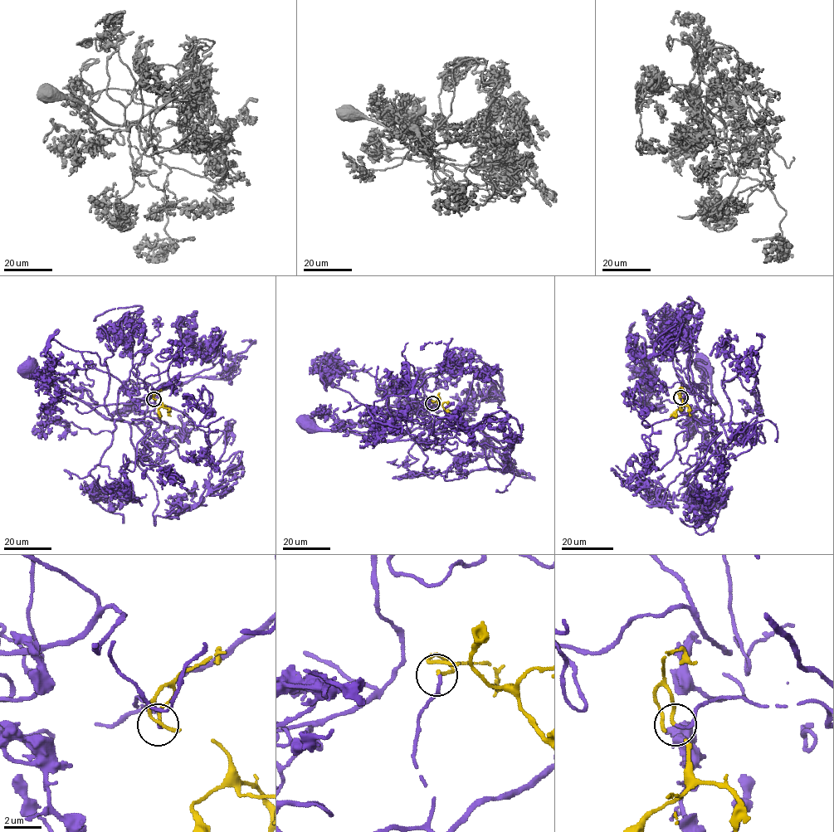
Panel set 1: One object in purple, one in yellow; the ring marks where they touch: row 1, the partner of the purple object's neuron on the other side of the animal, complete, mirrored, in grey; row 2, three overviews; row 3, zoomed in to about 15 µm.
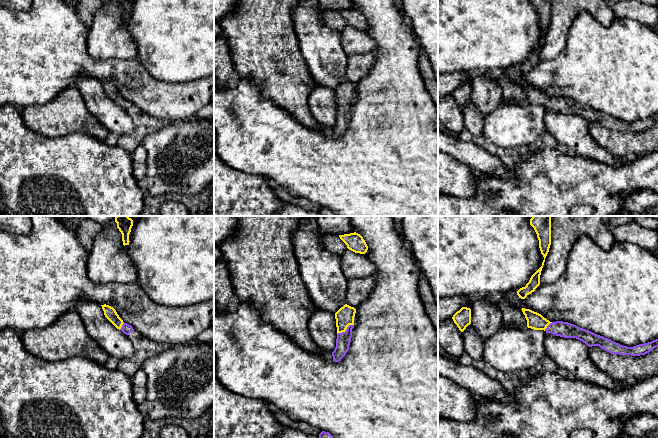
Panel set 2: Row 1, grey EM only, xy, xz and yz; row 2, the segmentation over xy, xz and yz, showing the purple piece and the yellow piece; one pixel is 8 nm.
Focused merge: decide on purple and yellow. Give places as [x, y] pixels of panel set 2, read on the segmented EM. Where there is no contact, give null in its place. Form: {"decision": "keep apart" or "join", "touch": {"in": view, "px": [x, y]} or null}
{"decision": "join", "touch": {"in": "xz", "px": [346, 330]}}

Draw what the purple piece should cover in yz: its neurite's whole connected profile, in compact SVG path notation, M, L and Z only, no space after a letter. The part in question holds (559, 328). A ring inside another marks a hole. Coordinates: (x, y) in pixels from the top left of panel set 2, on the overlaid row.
M522 308L521 310L527 320L528 328L544 330L546 333L551 333L564 338L576 338L589 347L599 346L611 354L640 356L645 355L658 347L658 339L633 347L623 346L611 339L597 335L574 324L563 321L550 322L541 314L530 309Z

